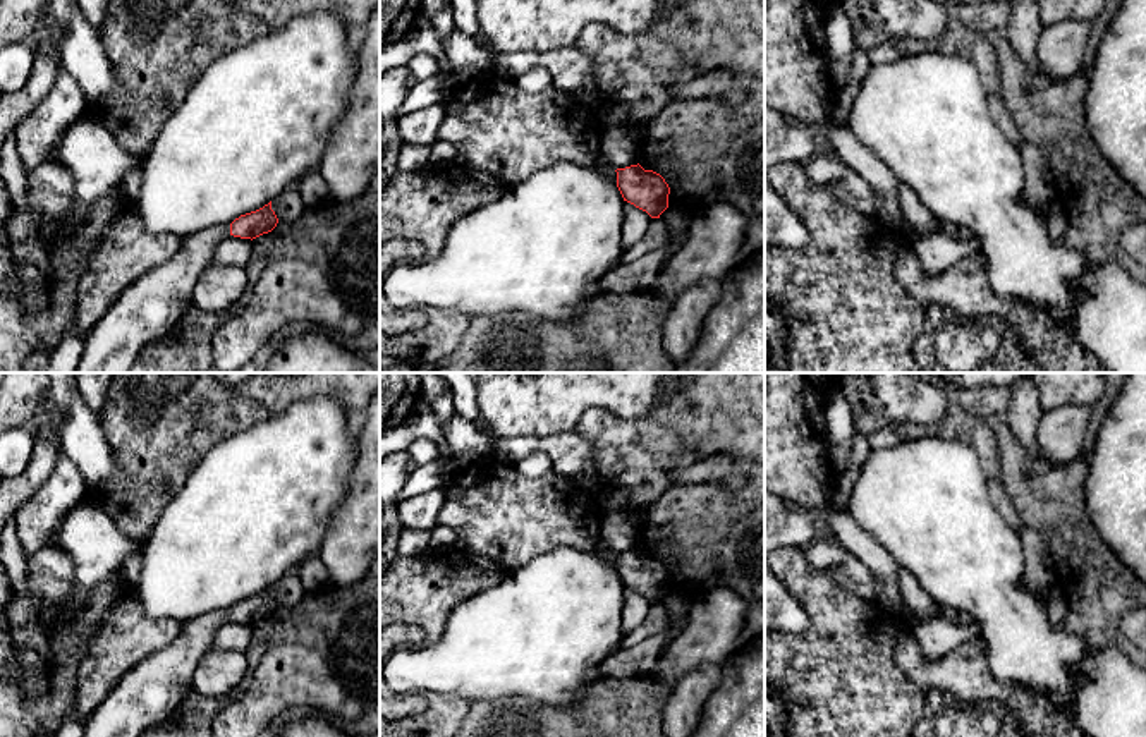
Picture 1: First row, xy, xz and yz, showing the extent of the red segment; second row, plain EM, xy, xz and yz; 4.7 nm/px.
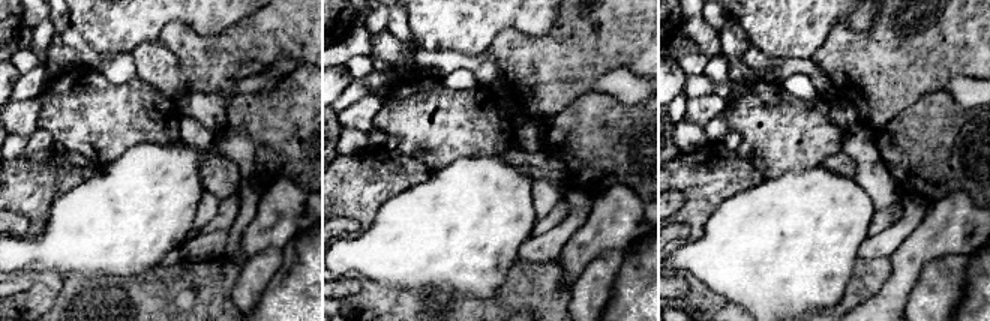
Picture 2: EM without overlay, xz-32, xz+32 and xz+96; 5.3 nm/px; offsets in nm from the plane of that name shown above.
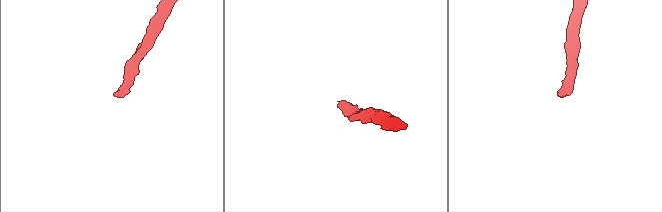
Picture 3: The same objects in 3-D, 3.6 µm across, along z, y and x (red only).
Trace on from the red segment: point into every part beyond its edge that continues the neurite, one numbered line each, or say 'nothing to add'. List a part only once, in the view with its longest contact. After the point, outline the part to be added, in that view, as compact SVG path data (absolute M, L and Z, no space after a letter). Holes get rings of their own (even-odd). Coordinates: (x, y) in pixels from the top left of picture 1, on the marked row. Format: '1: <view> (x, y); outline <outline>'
1: xy (146, 310); outline M230 223L187 235L182 247L168 261L129 285L86 337L76 373L129 373L139 352L165 337L192 306L198 278L211 263L216 244L229 235Z

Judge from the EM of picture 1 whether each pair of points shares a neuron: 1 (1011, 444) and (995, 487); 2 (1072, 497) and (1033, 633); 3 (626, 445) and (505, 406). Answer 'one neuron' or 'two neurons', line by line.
1: two neurons
2: two neurons
3: two neurons

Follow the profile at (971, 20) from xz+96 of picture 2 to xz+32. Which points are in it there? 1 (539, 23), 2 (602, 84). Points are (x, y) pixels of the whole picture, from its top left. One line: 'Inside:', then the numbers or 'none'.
Inside: none

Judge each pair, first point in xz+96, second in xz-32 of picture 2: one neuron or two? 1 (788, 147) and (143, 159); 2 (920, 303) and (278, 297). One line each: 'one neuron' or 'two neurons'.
1: two neurons
2: two neurons

